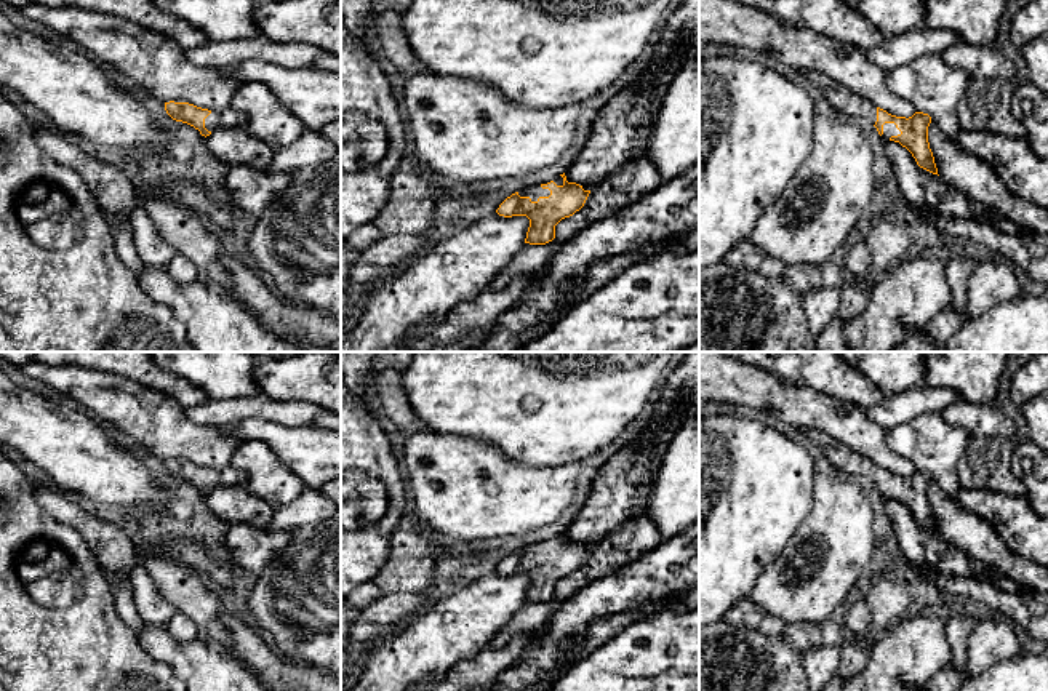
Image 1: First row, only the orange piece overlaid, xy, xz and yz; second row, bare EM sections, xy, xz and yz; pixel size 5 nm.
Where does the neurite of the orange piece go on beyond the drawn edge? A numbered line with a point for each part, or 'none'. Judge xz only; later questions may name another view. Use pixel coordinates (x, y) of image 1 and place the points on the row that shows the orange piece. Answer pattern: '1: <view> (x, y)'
1: xz (533, 192)

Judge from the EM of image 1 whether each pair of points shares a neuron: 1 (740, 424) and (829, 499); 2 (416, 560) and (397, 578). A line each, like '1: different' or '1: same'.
1: different
2: same

